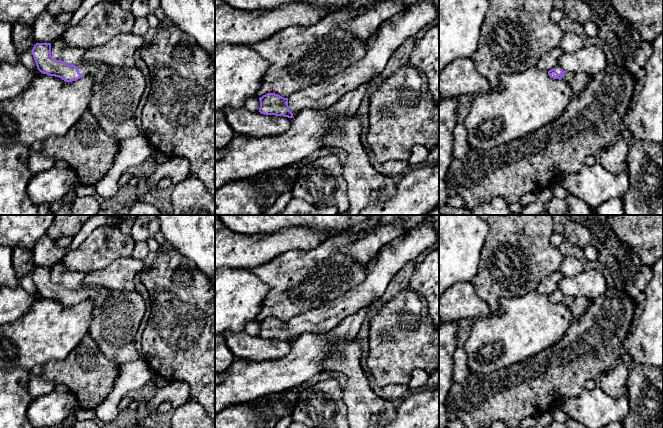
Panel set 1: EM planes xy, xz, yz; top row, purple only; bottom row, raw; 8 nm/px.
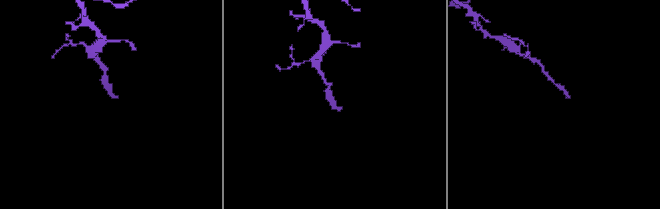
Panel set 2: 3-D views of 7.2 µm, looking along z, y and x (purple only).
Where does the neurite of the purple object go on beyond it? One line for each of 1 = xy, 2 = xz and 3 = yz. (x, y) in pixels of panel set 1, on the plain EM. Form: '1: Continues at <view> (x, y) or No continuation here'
1: Continues at xy (117, 314)
2: No continuation here
3: Continues at yz (578, 306)

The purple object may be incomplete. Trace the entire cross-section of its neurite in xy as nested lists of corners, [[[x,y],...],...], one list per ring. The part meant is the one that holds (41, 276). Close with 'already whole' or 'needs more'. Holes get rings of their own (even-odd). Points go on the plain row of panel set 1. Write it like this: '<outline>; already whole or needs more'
[[[36,267],[32,279],[37,293],[66,306],[85,299],[93,303],[89,335],[106,358],[122,366],[141,358],[136,333],[145,315],[145,300],[134,290],[108,288],[70,289],[51,280],[51,267]]]; needs more

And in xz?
[[[267,317],[260,321],[259,324],[259,336],[261,338],[294,342],[288,330],[288,322],[275,317]]]; already whole

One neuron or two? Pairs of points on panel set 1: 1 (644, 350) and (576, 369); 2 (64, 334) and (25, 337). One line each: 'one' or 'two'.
1: two
2: one

